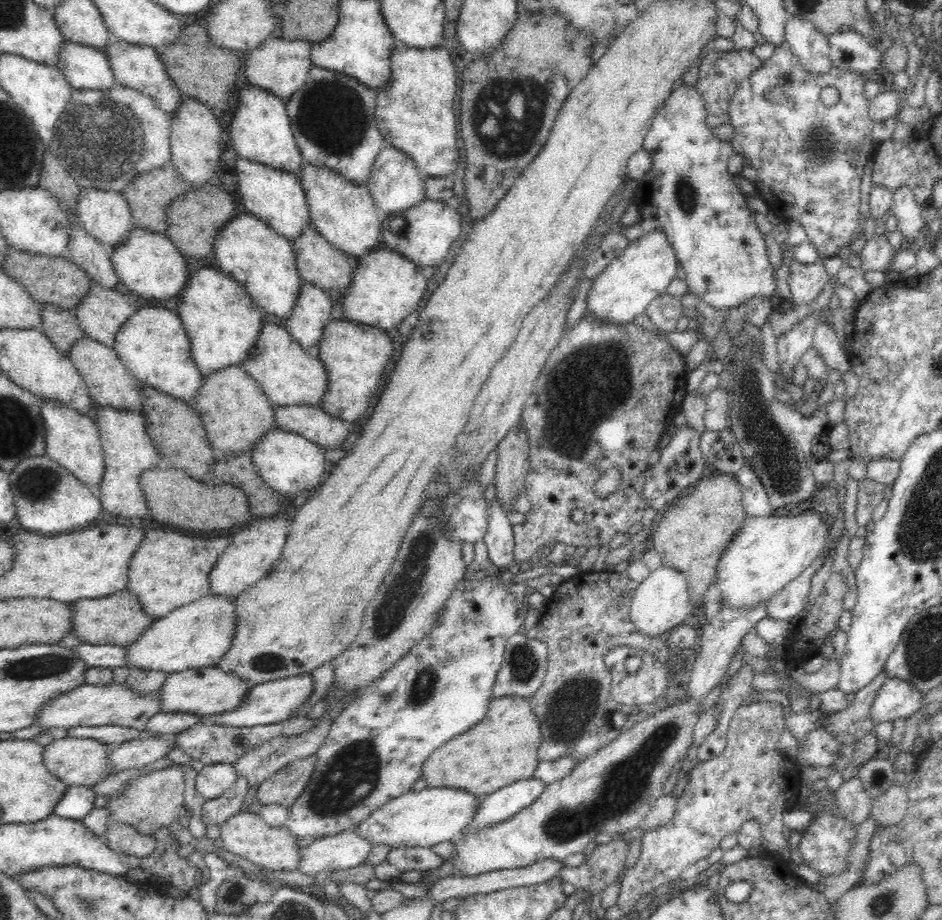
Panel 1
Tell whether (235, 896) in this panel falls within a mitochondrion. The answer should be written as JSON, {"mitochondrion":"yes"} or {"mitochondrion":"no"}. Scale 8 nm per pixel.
{"mitochondrion":"yes"}

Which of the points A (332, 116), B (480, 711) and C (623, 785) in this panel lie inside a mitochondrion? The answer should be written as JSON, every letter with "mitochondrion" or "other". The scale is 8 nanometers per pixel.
{"A":"mitochondrion","B":"other","C":"mitochondrion"}

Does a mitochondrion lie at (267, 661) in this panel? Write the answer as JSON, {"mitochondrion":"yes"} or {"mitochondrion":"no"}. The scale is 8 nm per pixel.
{"mitochondrion":"yes"}

